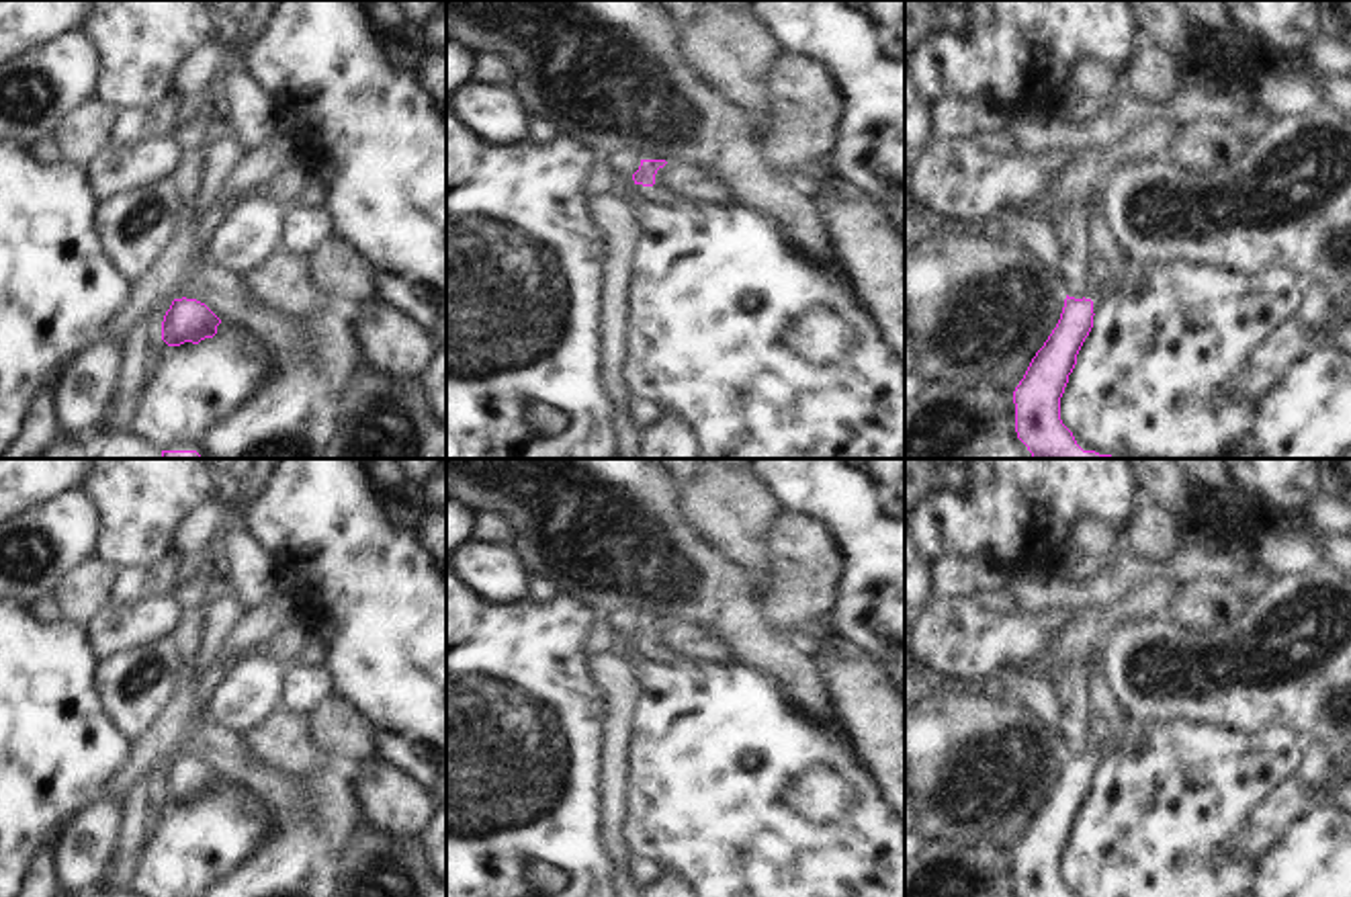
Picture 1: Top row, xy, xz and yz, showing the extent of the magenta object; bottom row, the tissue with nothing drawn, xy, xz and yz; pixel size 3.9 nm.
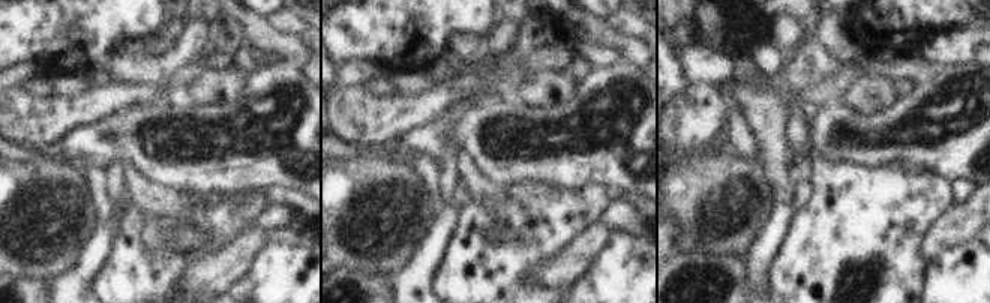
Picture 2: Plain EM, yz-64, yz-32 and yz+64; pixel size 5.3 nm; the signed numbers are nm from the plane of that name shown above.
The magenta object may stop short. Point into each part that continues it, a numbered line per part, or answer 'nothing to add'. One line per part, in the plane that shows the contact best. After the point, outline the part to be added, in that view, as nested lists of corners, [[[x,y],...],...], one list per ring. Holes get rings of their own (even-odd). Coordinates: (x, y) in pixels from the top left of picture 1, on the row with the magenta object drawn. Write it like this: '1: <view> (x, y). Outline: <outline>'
1: yz (1098, 293). Outline: [[[1093,285],[1091,293],[1085,299],[1093,301],[1093,313],[1099,309],[1099,305],[1105,301],[1109,295],[1112,287],[1107,285]]]

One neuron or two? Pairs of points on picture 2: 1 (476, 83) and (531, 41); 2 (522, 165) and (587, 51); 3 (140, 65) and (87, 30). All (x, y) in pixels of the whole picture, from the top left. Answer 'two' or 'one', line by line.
1: two
2: two
3: two

